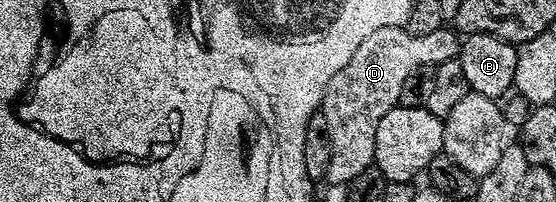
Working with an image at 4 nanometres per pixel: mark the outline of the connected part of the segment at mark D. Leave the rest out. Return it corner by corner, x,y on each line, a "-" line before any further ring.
399,25
379,27
355,47
355,55
347,59
343,68
331,75
319,110
327,119
331,139
331,163
327,167
329,185
348,186
355,175
363,175
363,171
373,165
379,119
397,106
399,91
403,91
407,75
424,65
434,66
456,58
459,37
448,28
431,31
431,35
411,35
408,29

